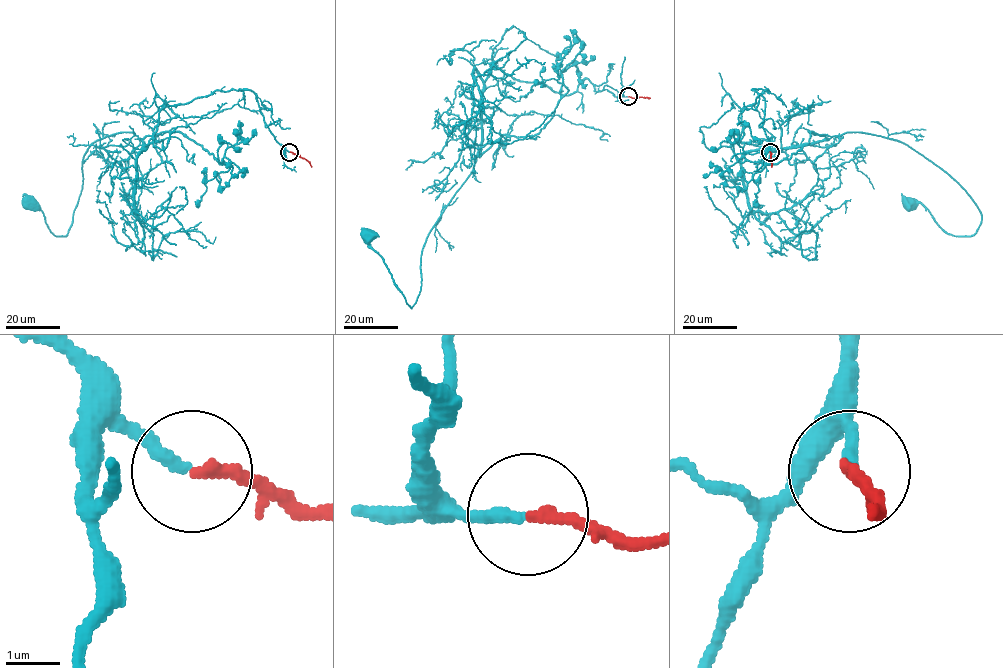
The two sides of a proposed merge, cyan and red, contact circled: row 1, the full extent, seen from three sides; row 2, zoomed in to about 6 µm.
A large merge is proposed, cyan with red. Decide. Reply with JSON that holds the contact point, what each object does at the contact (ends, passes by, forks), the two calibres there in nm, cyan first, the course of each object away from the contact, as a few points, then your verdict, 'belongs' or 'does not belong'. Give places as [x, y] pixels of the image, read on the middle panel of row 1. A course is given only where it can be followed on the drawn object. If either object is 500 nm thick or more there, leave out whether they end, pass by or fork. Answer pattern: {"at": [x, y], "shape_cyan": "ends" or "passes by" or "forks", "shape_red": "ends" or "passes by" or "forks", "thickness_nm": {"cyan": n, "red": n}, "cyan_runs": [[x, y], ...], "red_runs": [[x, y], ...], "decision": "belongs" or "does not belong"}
{"at": [628, 96], "shape_cyan": "ends", "shape_red": "ends", "thickness_nm": {"cyan": 240, "red": 200}, "cyan_runs": [[628, 96], [596, 91], [587, 78], [560, 95], [492, 66], [479, 155], [428, 234], [411, 307], [367, 234]], "red_runs": [[628, 96], [650, 98]], "decision": "belongs"}

